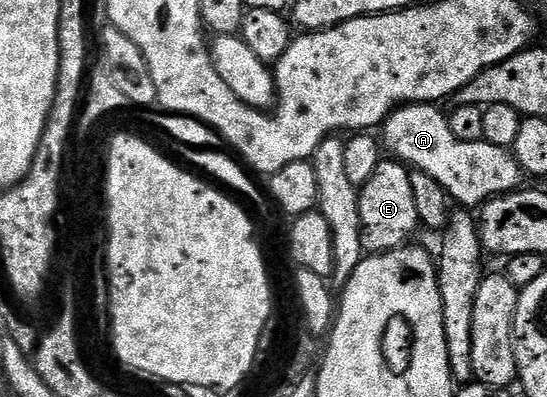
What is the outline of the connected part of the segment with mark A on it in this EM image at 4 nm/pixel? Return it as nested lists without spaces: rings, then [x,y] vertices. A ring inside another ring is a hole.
[[[411,102],[393,110],[380,130],[385,149],[389,153],[391,150],[397,161],[417,173],[432,176],[432,180],[436,180],[436,184],[440,184],[440,188],[444,188],[462,208],[481,208],[488,199],[499,198],[523,185],[520,164],[507,147],[488,144],[485,140],[456,140],[456,136],[452,136],[449,117],[438,110],[441,109],[437,105],[428,102]]]

